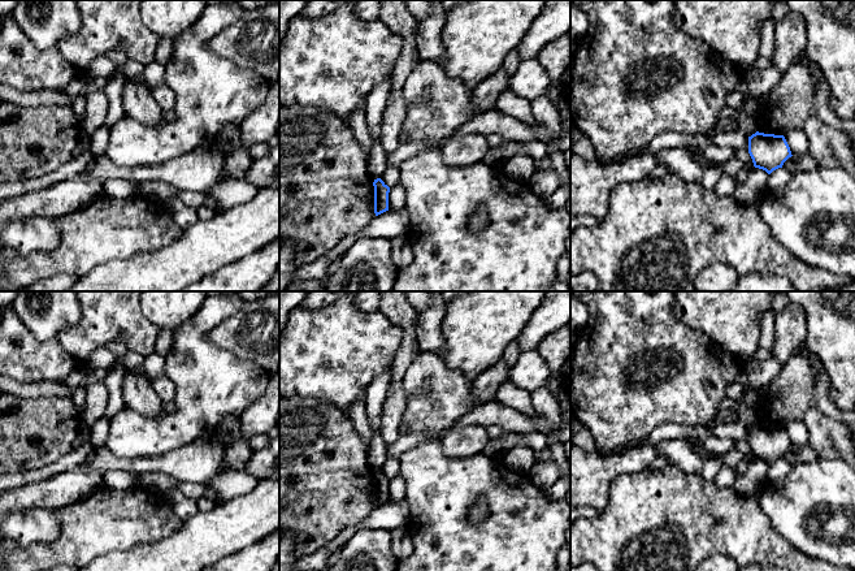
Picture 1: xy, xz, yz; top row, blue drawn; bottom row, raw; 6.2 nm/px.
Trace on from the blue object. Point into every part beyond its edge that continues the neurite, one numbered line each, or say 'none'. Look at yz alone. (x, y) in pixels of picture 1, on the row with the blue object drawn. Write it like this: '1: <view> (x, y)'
none

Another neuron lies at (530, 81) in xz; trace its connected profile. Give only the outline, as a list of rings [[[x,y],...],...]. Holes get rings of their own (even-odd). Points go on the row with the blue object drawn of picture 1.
[[[537,59],[521,60],[509,79],[508,87],[520,98],[529,101],[544,96],[551,81]]]

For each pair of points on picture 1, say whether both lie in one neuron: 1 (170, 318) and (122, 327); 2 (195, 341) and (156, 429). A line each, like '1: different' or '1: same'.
1: different
2: same

